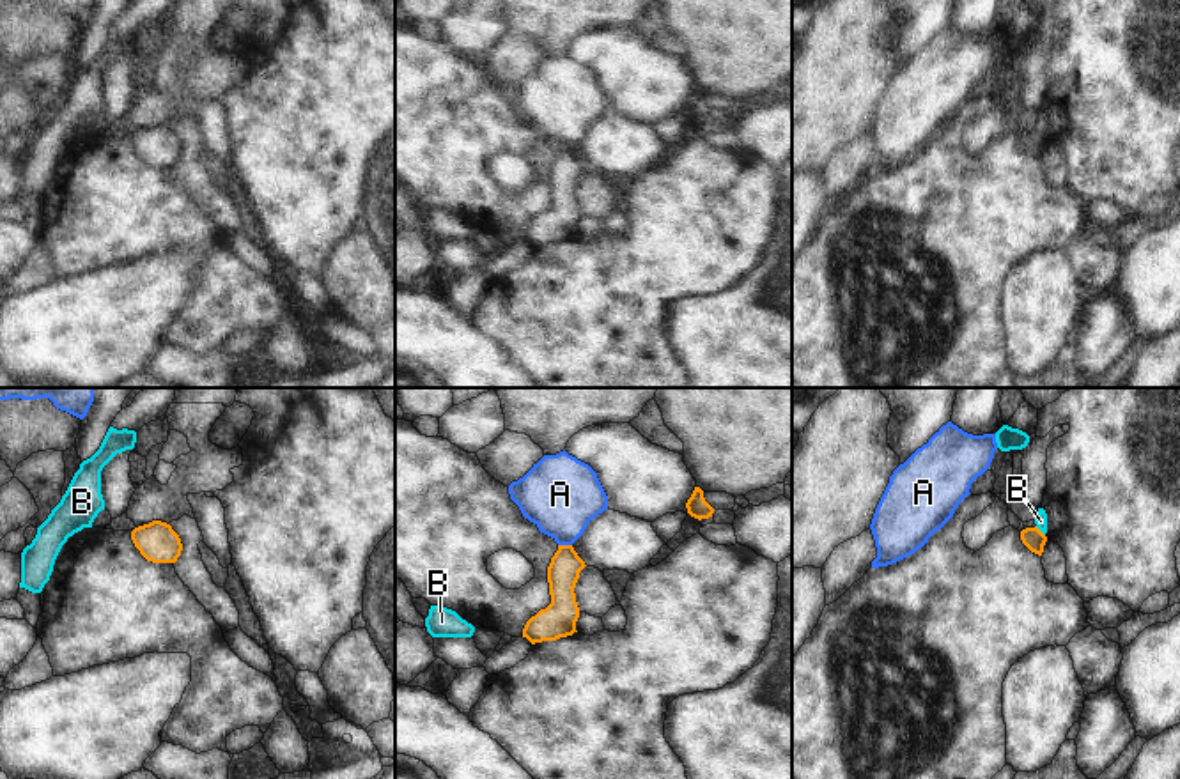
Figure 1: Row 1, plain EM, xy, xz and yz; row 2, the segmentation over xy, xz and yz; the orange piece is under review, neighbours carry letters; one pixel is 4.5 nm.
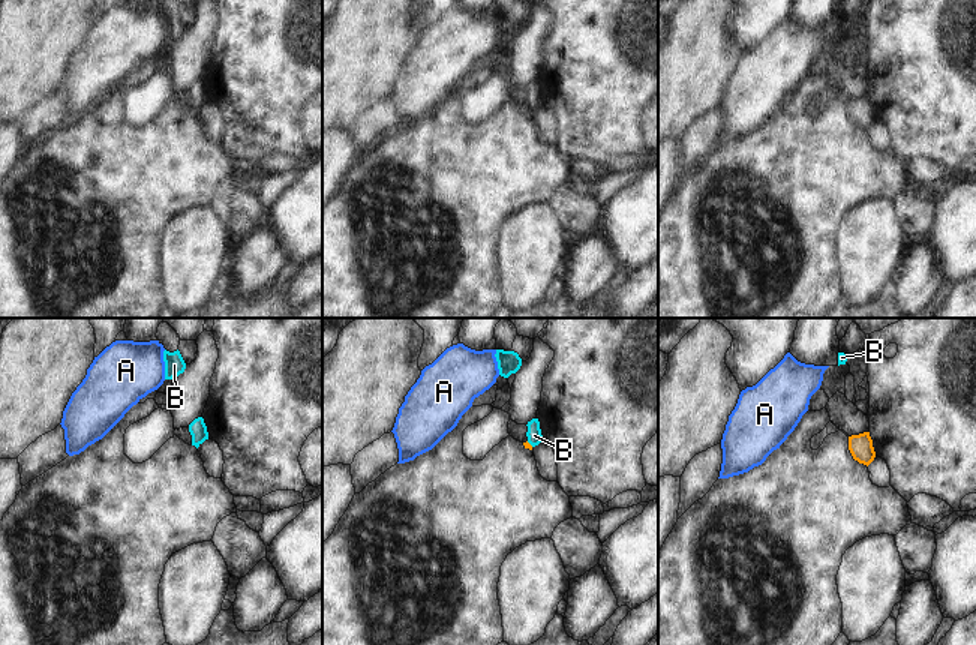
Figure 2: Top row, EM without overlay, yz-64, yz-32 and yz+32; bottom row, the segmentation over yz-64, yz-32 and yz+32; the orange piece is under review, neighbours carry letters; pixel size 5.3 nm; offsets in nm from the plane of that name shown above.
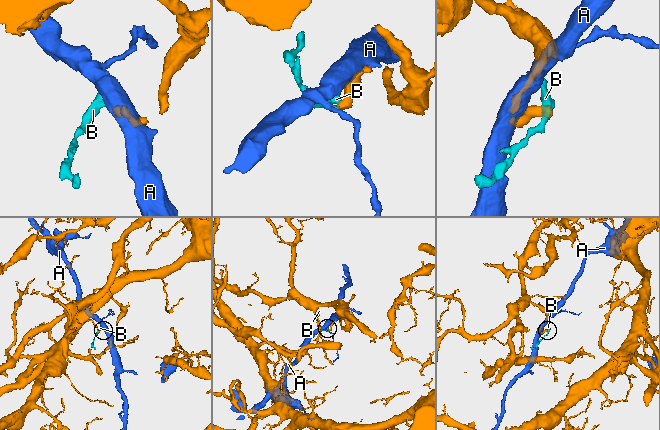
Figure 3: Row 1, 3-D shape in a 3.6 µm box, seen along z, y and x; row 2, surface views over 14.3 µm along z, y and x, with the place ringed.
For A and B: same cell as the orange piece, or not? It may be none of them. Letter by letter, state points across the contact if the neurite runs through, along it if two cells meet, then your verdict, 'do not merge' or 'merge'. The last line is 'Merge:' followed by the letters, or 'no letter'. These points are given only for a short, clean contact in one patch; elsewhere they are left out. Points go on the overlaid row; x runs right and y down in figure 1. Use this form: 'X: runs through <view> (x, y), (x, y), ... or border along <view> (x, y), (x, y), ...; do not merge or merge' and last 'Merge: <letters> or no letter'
A: do not merge
B: border along yz (1035, 526), (1044, 535); do not merge
Merge: no letter

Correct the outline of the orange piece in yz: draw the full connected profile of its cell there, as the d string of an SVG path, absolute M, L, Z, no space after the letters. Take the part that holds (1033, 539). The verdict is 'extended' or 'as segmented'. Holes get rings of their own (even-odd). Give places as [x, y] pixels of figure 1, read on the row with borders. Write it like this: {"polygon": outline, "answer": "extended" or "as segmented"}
{"polygon": "M1035 526L1022 529L1021 540L1031 552L1042 556L1047 536Z", "answer": "as segmented"}

